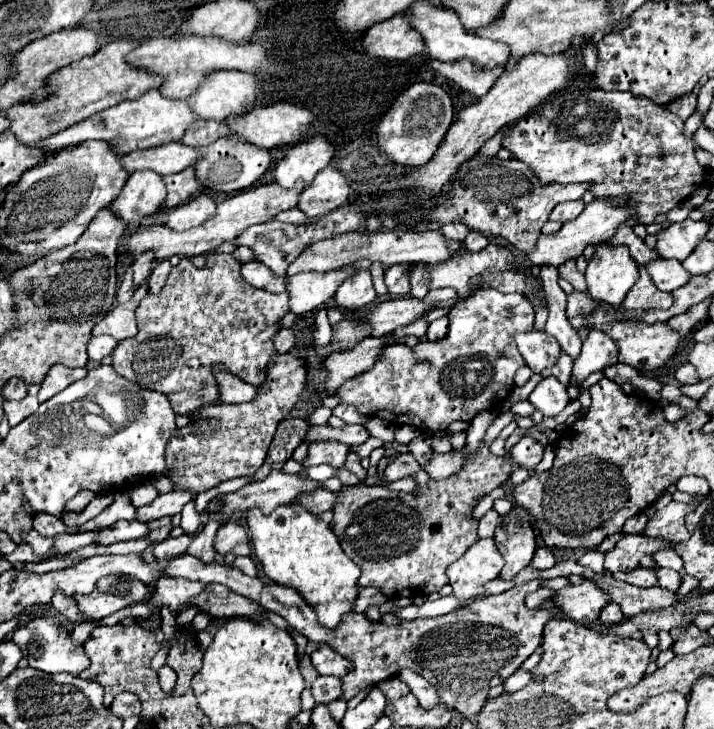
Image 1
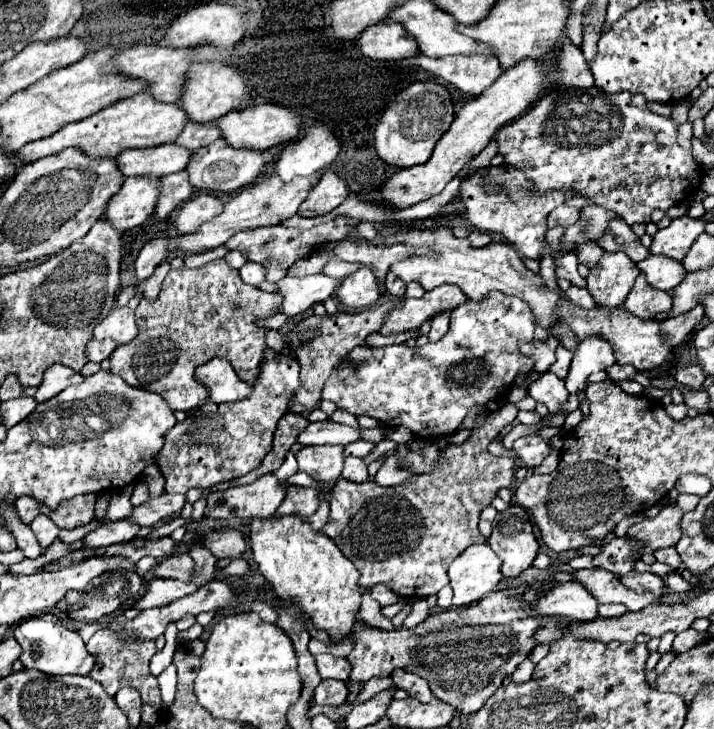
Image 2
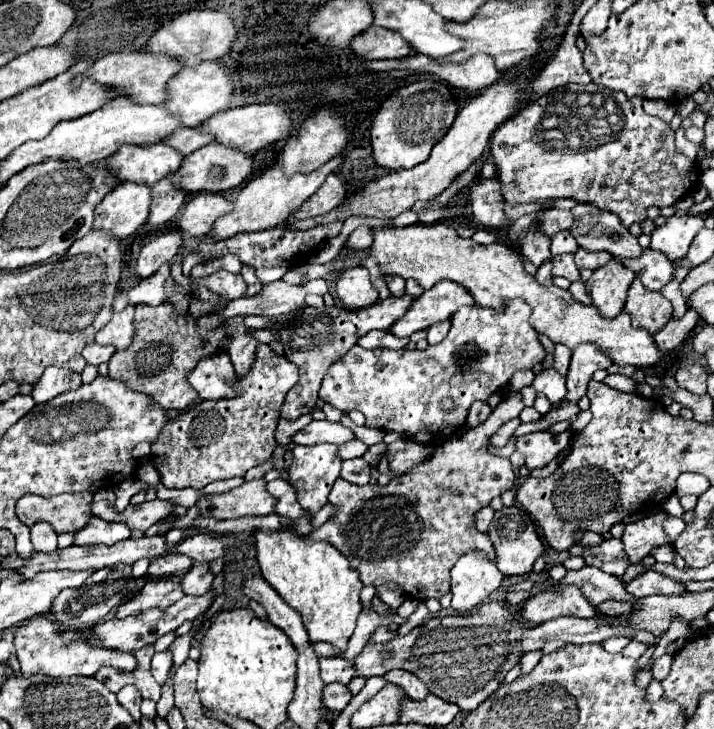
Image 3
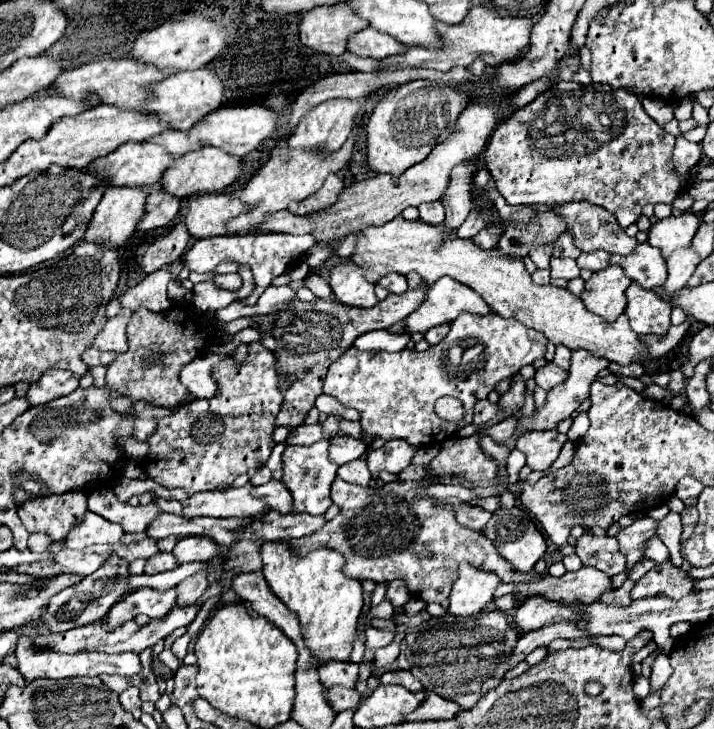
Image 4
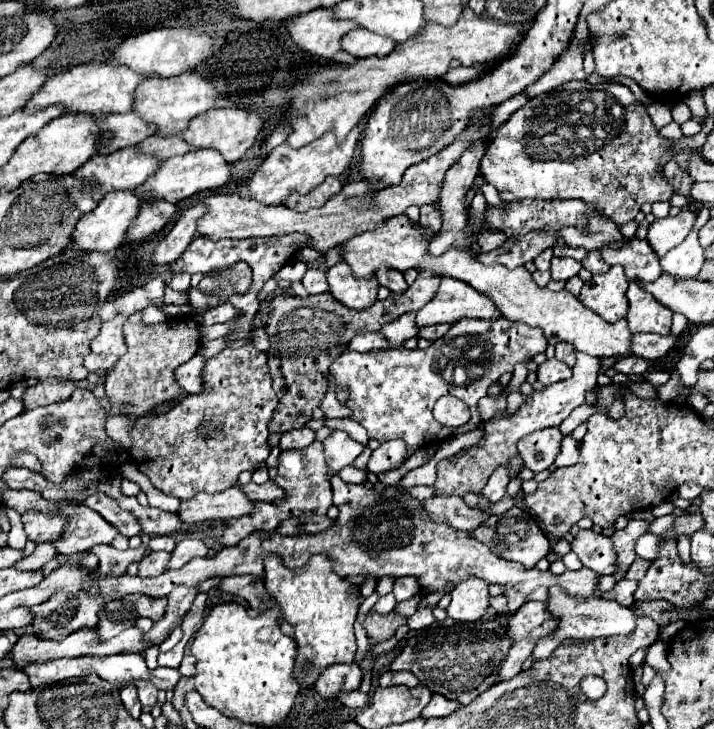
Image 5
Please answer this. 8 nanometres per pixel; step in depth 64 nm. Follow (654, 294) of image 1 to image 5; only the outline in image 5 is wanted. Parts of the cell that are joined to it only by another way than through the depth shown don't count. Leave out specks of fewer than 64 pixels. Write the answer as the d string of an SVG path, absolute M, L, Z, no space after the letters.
M630 282L626 296L630 302L626 318L634 334L636 332L656 332L656 334L670 332L672 312L666 306L662 306L652 294L648 294L636 282Z

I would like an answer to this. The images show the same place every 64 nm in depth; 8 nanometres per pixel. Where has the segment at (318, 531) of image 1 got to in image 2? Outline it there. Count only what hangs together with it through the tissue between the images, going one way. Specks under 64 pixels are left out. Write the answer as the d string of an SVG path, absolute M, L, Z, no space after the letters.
M274 514L270 518L250 518L250 542L254 560L258 562L258 570L274 586L276 594L292 596L300 604L300 608L312 618L314 626L326 630L330 638L340 640L350 632L362 600L362 590L358 586L360 572L348 558L344 558L344 554L330 536L314 530L312 524L300 514Z

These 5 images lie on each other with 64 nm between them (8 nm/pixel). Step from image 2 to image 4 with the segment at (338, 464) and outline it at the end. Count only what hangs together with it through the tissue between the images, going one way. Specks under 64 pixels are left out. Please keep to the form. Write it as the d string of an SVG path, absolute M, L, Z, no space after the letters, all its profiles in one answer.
M316 442L312 446L288 446L286 452L282 454L282 460L284 460L282 482L288 486L288 490L292 490L296 512L324 514L332 504L330 484L336 478L338 464L334 464L328 458L328 448L330 448L330 442Z

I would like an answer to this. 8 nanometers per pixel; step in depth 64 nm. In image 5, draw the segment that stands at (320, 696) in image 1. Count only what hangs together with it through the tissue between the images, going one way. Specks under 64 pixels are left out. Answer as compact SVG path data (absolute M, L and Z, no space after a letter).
M340 690L340 694L336 696L336 700L342 704L342 706L346 706L346 708L352 708L352 710L360 710L362 706L366 706L368 704L368 694L362 694L360 690L352 690L352 692L348 692L348 690Z

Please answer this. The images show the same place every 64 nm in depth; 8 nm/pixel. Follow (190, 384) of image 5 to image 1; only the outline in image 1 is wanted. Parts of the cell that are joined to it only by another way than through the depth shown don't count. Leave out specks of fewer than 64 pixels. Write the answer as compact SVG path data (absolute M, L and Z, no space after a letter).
M216 368L214 374L216 374L216 380L220 382L220 400L226 404L250 402L258 392L258 386L240 382L240 378L236 378L234 374L228 374L226 370Z

